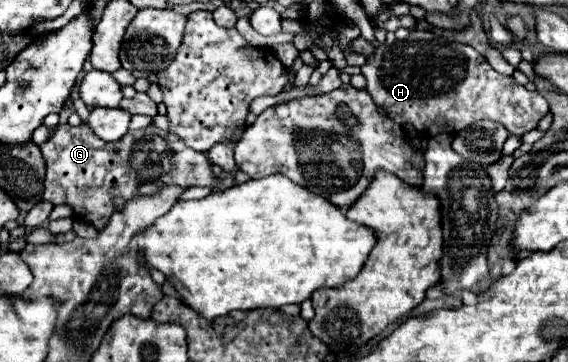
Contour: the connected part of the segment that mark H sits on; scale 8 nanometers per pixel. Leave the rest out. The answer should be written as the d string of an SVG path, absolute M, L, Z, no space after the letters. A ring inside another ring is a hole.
M412 30L404 42L378 46L362 66L362 74L368 82L366 90L370 92L370 96L378 106L386 108L388 118L396 120L396 124L402 124L402 126L412 124L418 132L426 136L436 136L440 132L446 132L446 134L460 132L482 118L496 120L504 124L510 134L522 136L534 130L538 120L548 114L548 102L538 92L528 92L524 86L516 84L510 76L496 72L486 62L486 58L480 56L472 46L438 38L436 34L426 30Z

